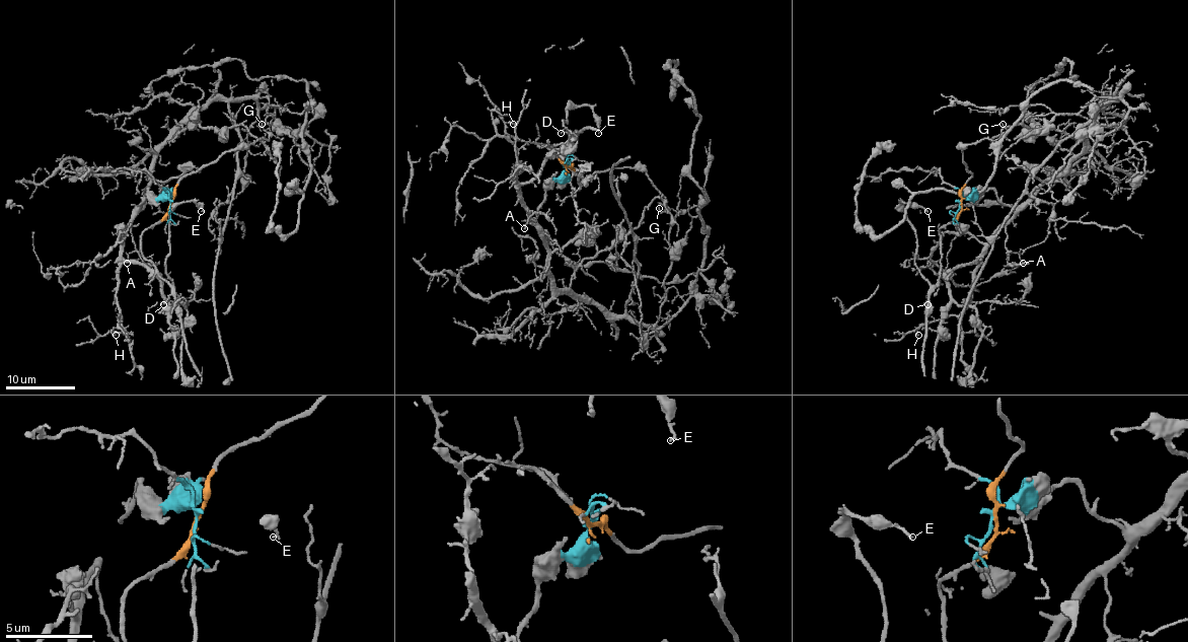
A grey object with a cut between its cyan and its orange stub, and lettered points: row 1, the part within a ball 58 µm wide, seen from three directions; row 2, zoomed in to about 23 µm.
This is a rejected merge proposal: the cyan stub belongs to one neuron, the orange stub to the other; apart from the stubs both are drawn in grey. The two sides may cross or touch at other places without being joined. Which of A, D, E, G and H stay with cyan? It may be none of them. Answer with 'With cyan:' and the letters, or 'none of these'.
With cyan: A, H

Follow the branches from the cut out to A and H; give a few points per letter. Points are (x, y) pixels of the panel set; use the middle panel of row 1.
A: (568, 165), (546, 192), (534, 218), (529, 211), (532, 211), (523, 228)
H: (568, 165), (532, 218), (513, 177), (516, 163), (515, 129), (510, 123), (513, 123)

